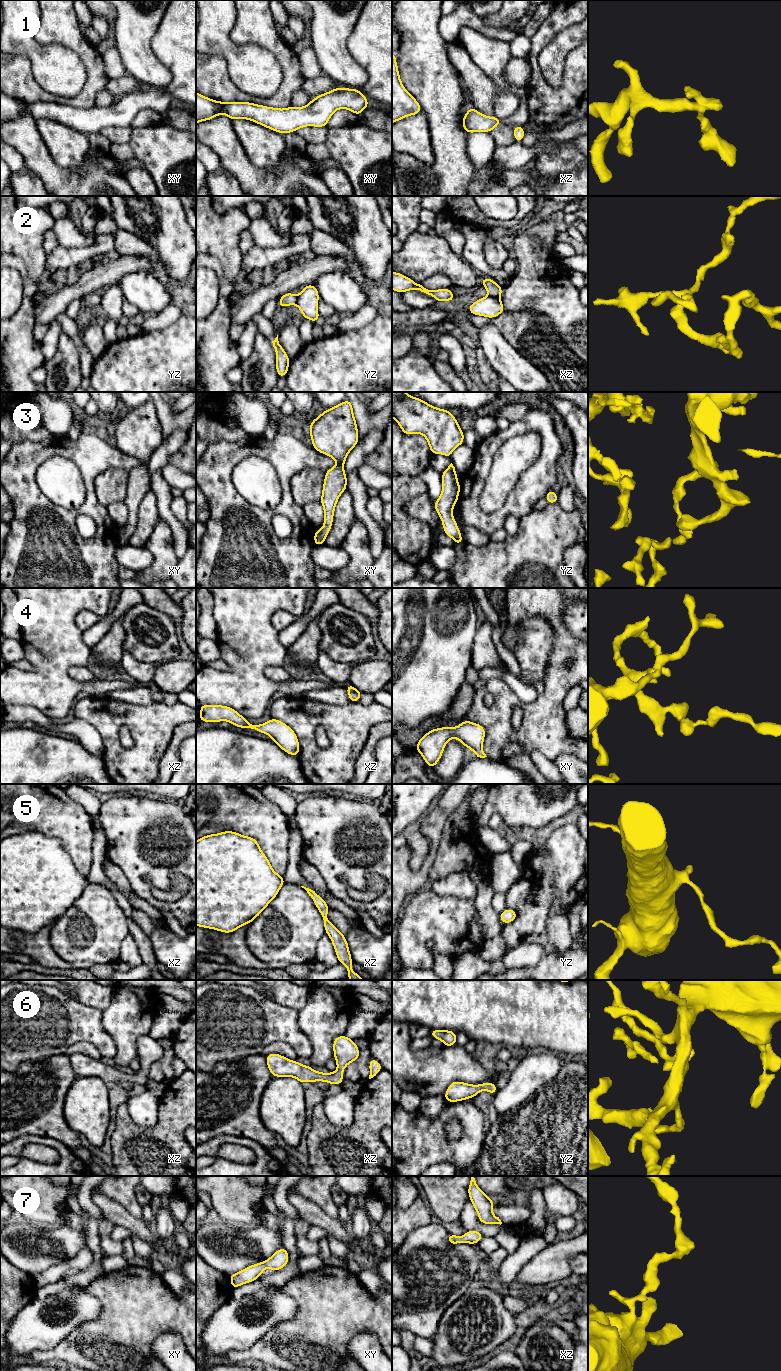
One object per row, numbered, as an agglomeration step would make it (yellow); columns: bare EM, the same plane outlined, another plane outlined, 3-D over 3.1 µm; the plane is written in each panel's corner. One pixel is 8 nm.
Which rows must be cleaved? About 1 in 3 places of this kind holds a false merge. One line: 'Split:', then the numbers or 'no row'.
Split: 2

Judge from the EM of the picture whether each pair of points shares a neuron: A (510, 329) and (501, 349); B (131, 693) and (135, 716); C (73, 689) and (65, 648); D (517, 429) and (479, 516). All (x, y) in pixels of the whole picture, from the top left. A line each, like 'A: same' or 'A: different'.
A: different
B: different
C: same
D: same

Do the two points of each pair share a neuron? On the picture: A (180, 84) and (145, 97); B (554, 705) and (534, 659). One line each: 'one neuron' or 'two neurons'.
A: one neuron
B: two neurons

